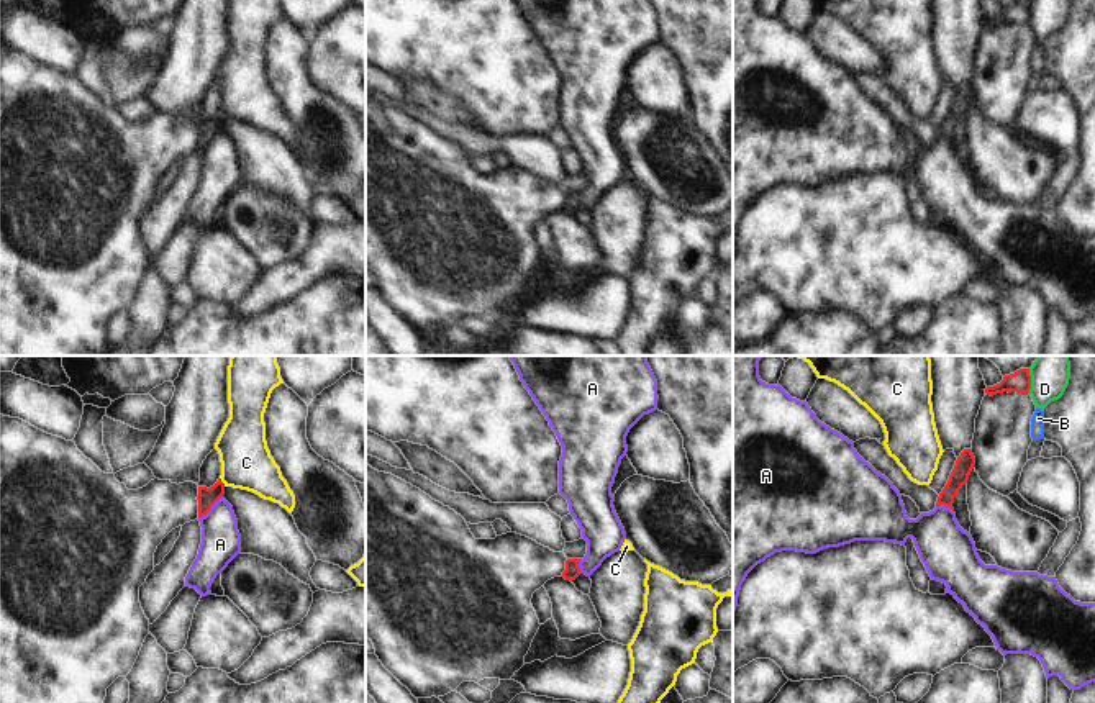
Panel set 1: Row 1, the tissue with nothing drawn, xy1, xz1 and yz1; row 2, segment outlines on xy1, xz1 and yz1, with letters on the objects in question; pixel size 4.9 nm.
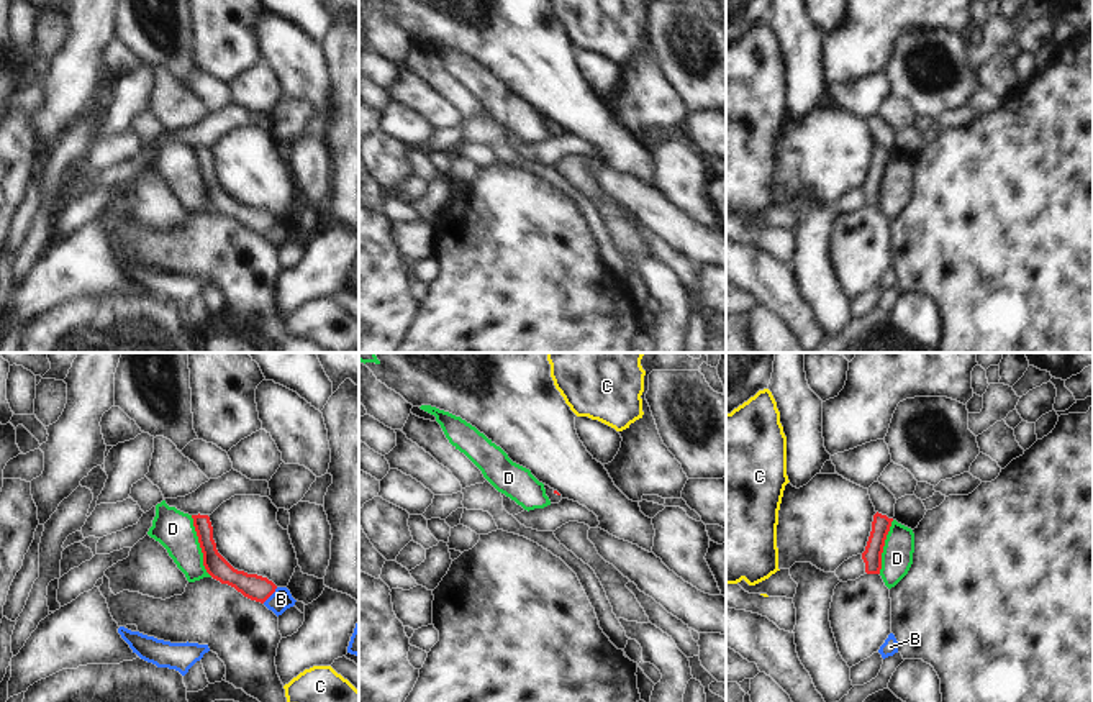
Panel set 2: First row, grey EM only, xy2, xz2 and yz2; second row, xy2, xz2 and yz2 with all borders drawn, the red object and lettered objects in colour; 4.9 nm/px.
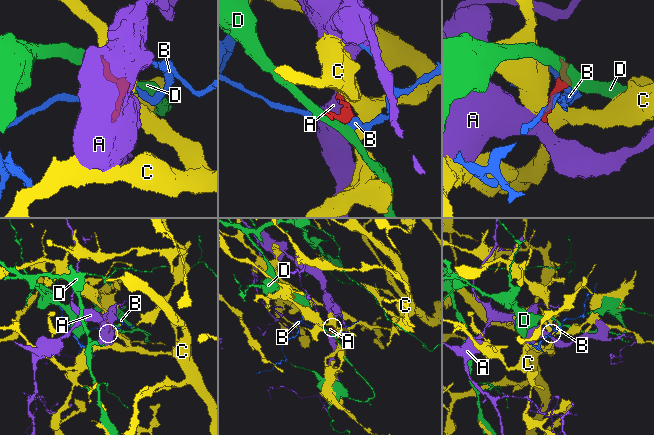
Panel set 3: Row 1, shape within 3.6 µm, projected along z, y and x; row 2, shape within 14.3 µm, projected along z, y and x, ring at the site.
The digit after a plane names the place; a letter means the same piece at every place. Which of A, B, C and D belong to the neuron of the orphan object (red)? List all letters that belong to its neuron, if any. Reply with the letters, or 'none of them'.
none of them

